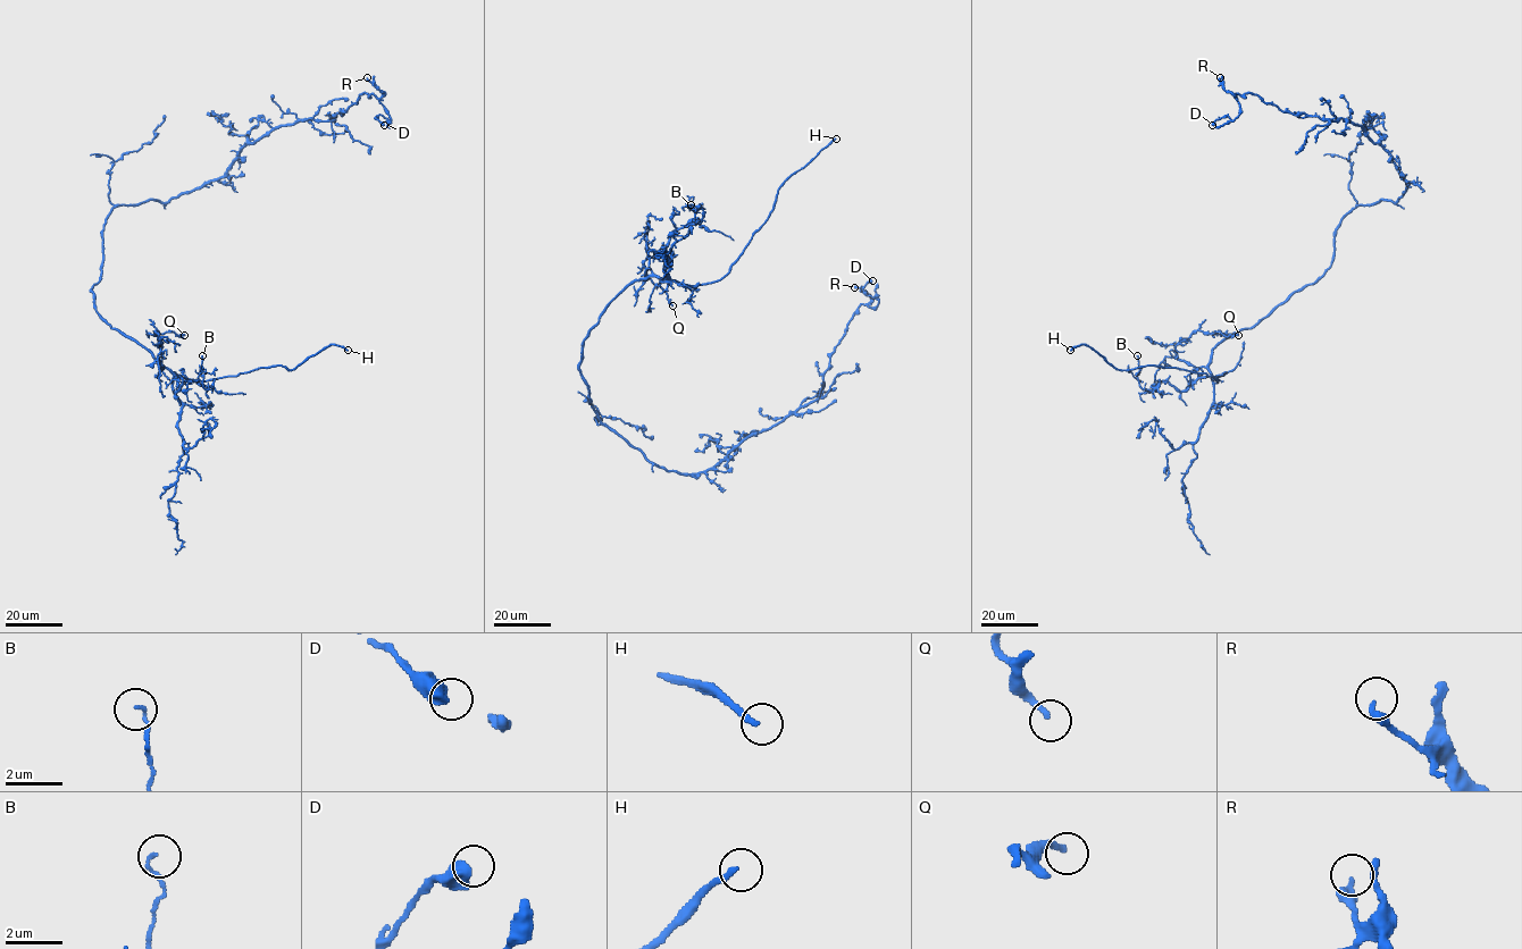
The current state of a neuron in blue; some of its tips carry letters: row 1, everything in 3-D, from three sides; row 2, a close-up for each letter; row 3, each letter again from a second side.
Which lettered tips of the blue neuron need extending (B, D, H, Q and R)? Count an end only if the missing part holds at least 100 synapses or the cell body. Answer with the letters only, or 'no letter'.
H

